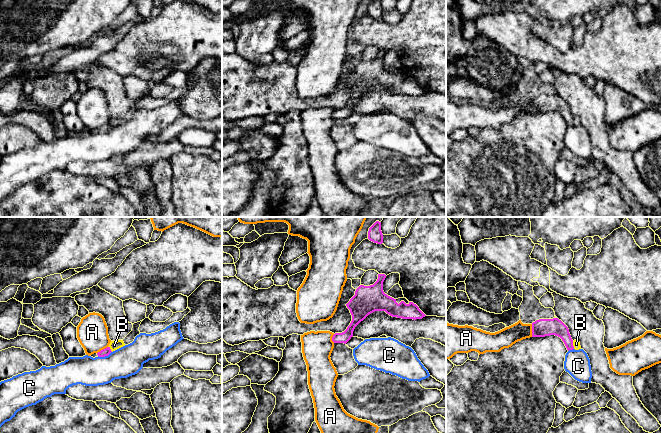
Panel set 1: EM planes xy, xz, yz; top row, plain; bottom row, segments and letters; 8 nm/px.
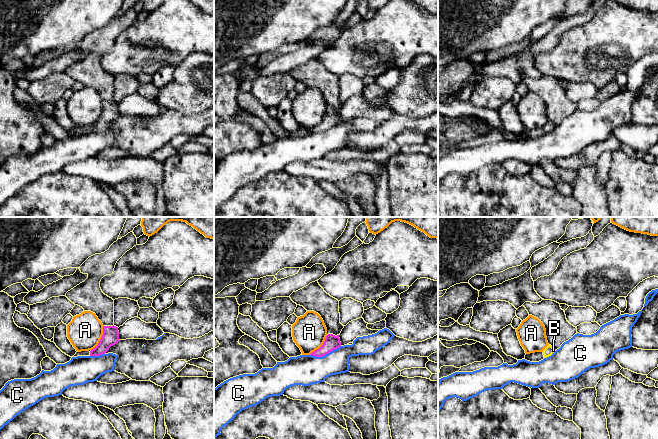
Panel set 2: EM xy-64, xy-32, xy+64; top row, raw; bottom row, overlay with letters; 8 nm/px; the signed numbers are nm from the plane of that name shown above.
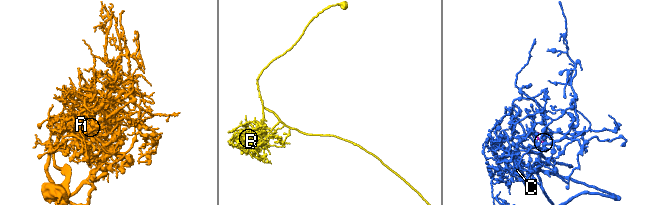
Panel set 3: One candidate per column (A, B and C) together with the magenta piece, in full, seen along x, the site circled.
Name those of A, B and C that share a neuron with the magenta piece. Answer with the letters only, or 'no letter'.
no letter

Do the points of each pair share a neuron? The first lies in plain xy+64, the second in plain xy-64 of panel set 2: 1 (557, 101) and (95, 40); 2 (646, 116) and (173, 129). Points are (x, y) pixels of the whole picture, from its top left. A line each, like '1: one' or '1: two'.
1: one
2: two

